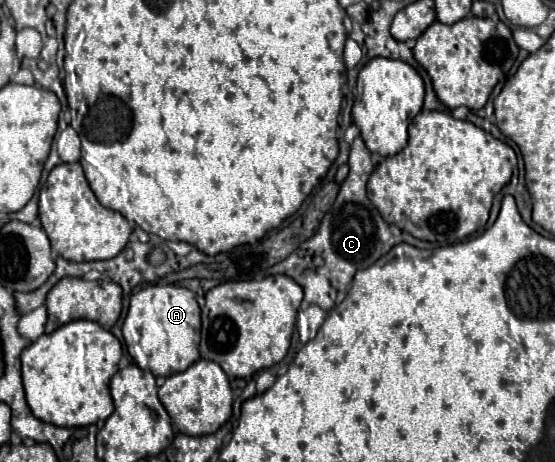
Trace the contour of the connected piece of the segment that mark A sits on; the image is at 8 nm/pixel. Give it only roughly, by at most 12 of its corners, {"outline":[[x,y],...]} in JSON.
{"outline":[[178,285],[130,299],[122,333],[140,369],[182,373],[200,357],[200,307]]}

